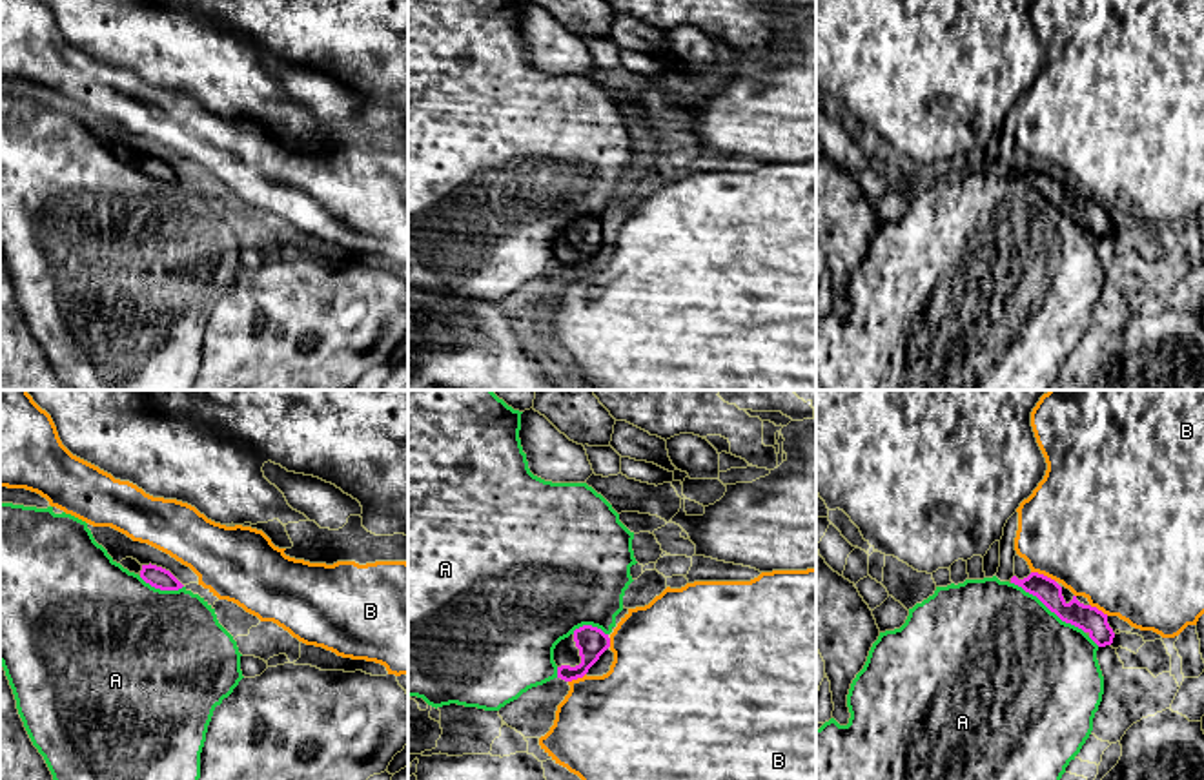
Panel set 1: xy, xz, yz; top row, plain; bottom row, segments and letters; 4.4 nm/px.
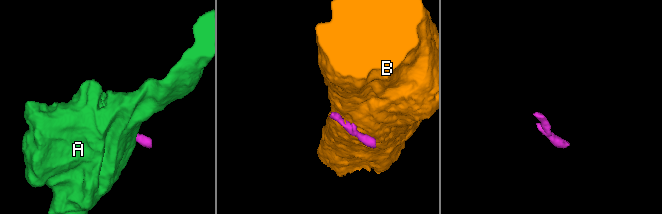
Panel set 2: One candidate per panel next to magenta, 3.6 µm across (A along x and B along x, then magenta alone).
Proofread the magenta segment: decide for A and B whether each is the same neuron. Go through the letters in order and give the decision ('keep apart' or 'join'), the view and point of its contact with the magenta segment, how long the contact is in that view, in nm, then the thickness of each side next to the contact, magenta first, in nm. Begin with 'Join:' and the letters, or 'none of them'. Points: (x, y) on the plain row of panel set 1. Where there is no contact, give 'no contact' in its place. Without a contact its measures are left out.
Join: none of them
A: keep apart; meets magenta in yz at (1048, 199); contact 400 nm long; 120 nm thick on the magenta side, 500 nm on the other
B: keep apart; meets magenta in yz at (1042, 166); contact 120 nm long; 110 nm thick on the magenta side, 480 nm on the other

